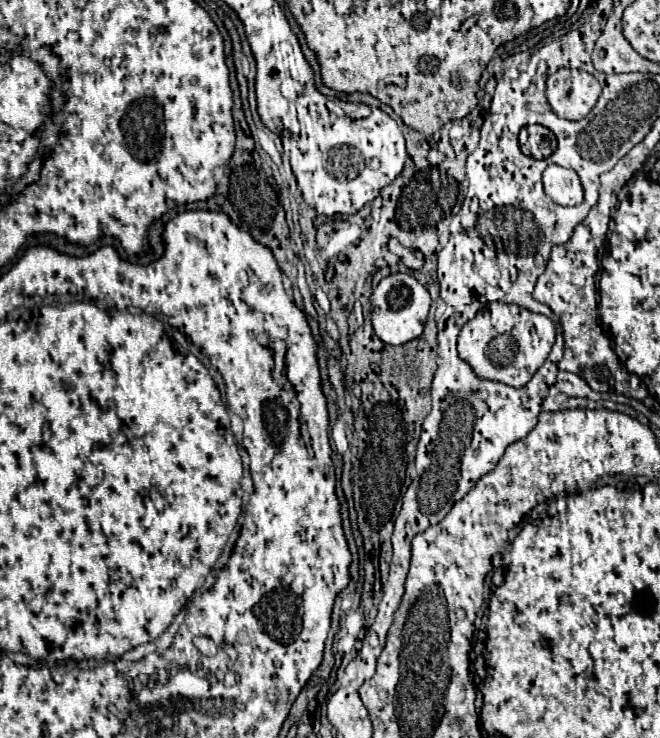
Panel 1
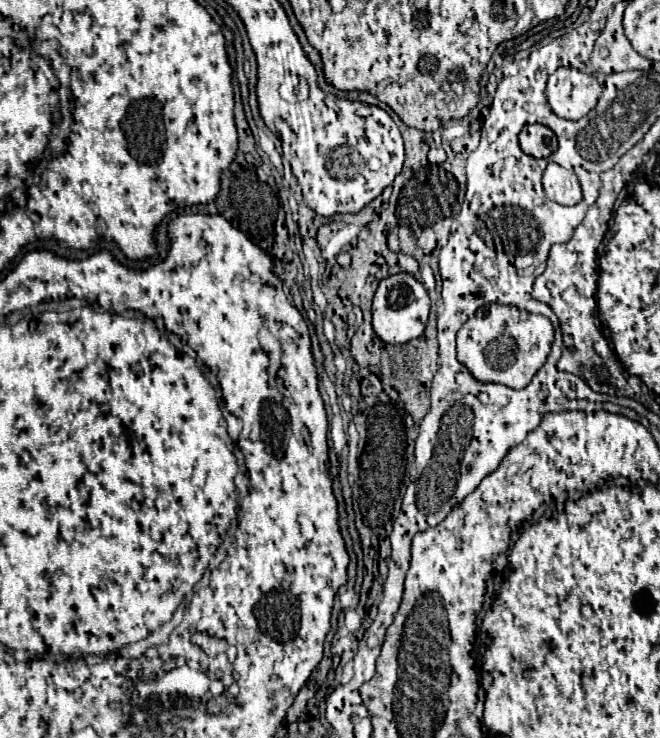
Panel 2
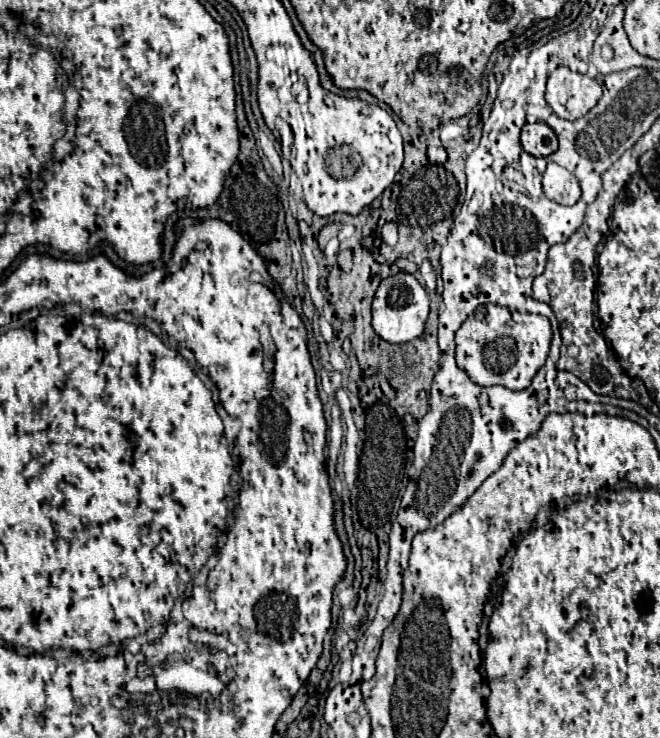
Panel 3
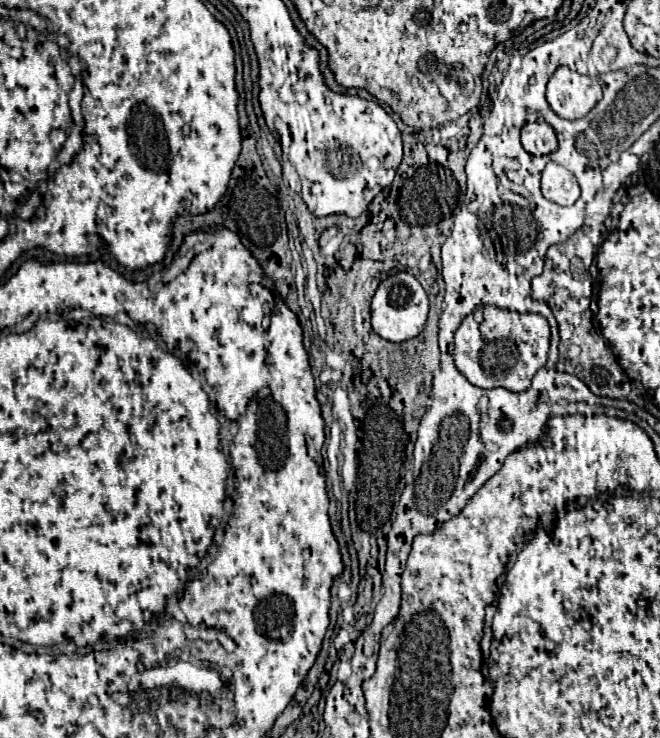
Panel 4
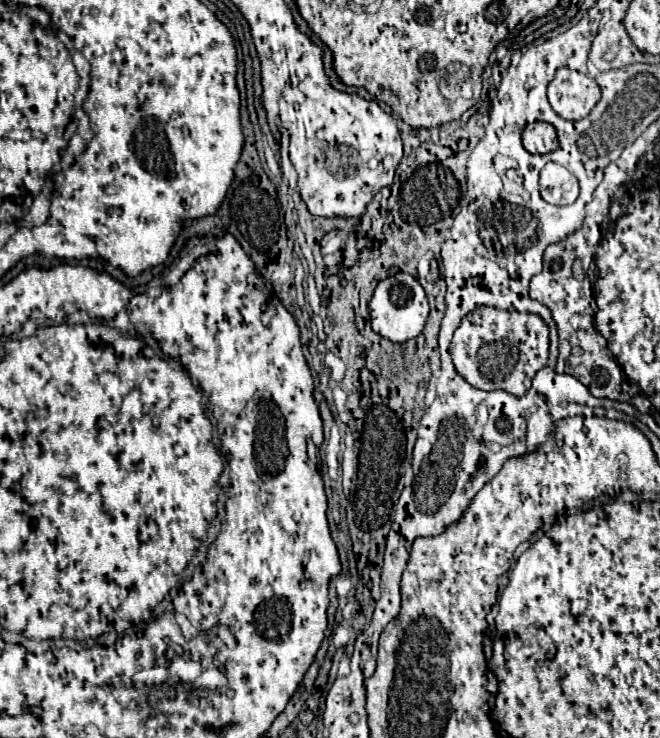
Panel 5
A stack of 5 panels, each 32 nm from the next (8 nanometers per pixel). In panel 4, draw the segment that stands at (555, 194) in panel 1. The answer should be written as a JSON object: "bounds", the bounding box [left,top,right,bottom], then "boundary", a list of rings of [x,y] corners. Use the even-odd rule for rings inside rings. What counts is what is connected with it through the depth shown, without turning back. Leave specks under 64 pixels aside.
{"bounds":[542,162,580,206],"boundary":[[[548,162],[542,172],[542,194],[560,206],[572,206],[580,198],[580,186],[572,172],[556,162]]]}

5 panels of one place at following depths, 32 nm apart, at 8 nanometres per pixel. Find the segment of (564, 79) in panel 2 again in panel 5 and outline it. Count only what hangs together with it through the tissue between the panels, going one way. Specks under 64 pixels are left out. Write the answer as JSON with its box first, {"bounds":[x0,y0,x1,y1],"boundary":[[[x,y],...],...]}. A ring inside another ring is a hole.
{"bounds":[548,68,600,120],"boundary":[[[558,68],[548,84],[548,100],[558,116],[566,120],[580,120],[588,116],[600,100],[600,86],[586,74],[570,68]]]}

